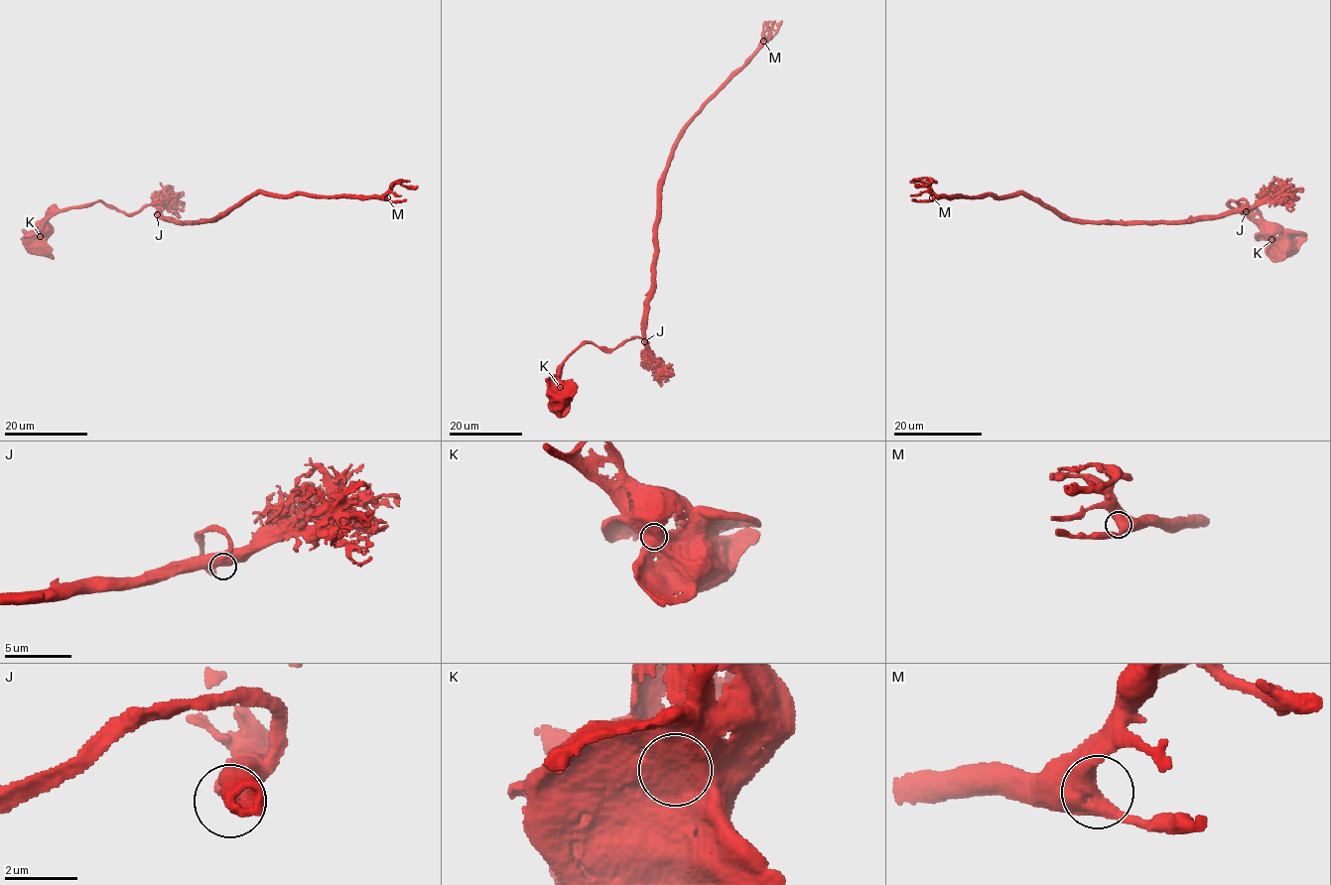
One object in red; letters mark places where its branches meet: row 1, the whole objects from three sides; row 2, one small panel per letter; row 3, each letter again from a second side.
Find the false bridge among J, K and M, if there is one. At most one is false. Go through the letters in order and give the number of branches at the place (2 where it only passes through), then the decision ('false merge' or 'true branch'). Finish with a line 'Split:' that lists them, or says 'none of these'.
J: 1 | true branch
K: 1 | true branch
M: 2 | true branch
Split: none of these

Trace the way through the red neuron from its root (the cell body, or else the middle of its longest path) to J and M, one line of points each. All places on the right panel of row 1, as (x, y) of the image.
J: (1282, 245), (1230, 207), (1230, 201), (1244, 207), (1242, 212), (1238, 200), (1245, 200), (1246, 211)
M: (1282, 245), (1230, 207), (1245, 200), (1148, 222), (1073, 219), (1021, 194), (932, 197)

